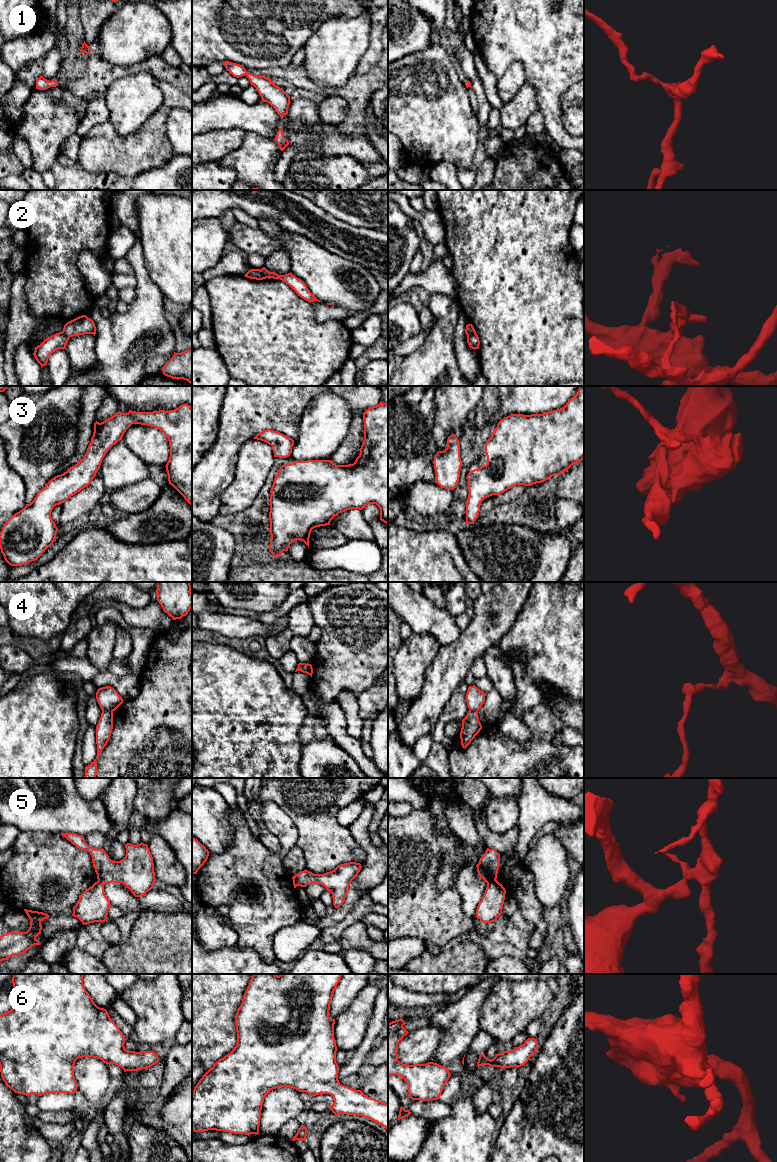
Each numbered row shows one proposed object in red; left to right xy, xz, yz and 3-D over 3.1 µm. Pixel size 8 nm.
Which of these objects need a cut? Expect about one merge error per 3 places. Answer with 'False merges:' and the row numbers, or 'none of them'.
False merges: 2, 4, 5

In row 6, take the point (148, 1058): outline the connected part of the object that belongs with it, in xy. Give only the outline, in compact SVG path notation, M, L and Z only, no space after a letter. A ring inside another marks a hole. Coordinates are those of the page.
M13 974L12 983L17 992L18 1001L10 1011L0 1015L0 1072L6 1086L12 1089L15 1093L26 1096L31 1094L42 1096L47 1093L69 1093L74 1095L77 1091L77 1083L74 1077L74 1065L77 1059L83 1057L97 1058L107 1065L118 1065L124 1072L147 1069L159 1062L158 1055L153 1051L135 1052L125 1049L125 1036L112 1021L107 1010L98 1007L94 1003L83 985L83 974Z

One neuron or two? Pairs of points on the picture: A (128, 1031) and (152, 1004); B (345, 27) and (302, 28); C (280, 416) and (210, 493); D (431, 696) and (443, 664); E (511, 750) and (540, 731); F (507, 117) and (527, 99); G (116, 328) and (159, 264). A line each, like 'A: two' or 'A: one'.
A: two
B: two
C: one
D: one
E: one
F: one
G: two

